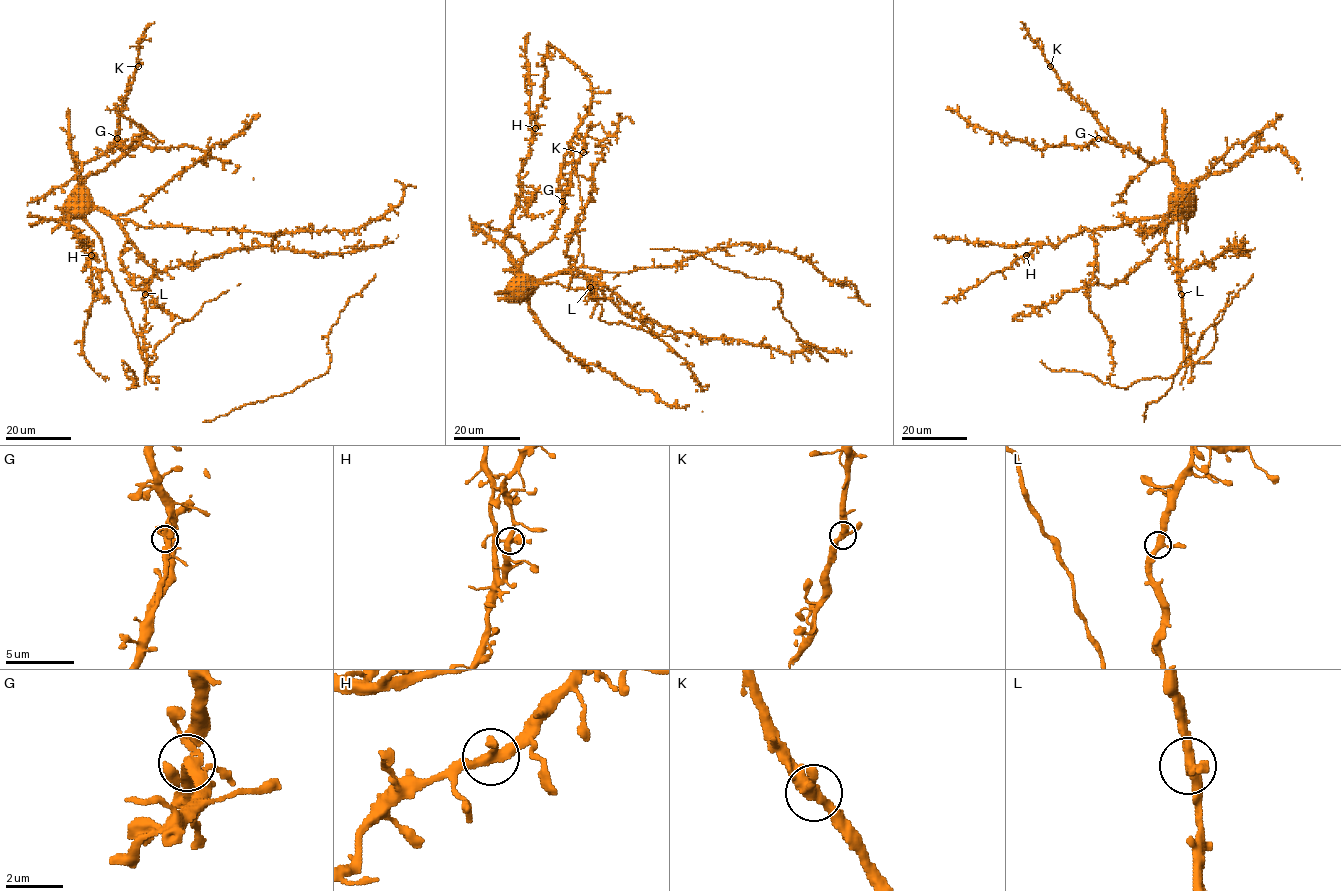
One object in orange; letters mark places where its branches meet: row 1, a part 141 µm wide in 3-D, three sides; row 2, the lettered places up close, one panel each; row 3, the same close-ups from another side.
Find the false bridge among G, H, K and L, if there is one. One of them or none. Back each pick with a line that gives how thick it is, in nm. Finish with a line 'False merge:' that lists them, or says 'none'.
False merge: none

